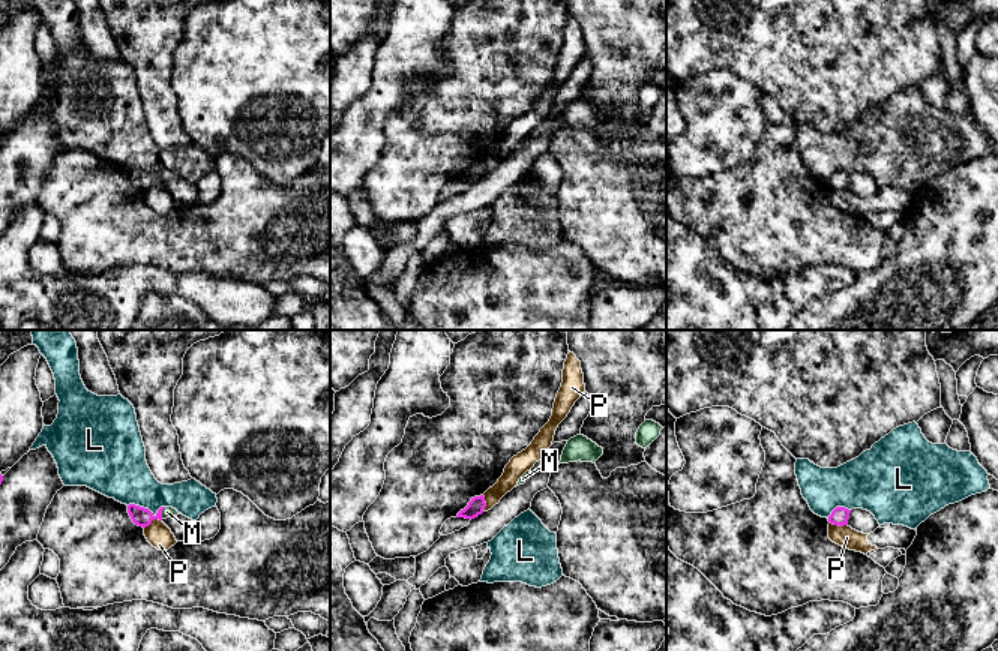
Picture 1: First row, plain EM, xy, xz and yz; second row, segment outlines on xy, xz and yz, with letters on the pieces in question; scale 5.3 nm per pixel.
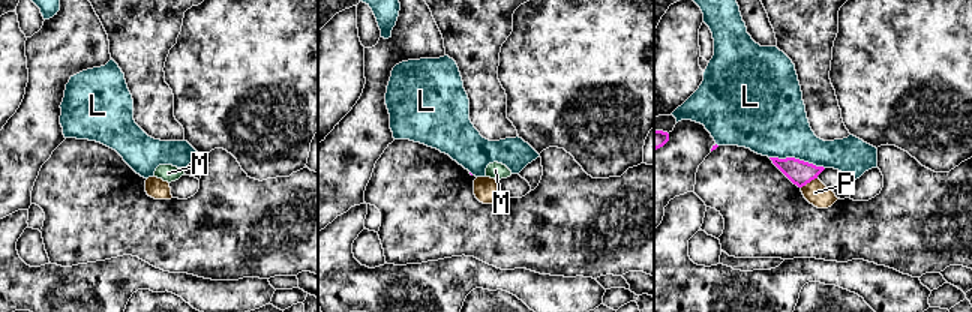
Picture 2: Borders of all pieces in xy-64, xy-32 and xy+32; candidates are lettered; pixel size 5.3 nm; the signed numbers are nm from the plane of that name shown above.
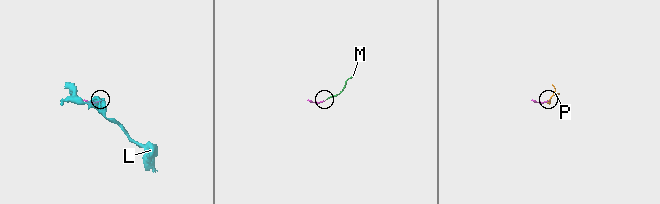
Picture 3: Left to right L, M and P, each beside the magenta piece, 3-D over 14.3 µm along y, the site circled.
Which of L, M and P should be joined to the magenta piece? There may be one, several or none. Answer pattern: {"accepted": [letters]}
{"accepted": ["M"]}

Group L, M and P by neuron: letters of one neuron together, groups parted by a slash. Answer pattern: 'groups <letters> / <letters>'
groups L / M / P

